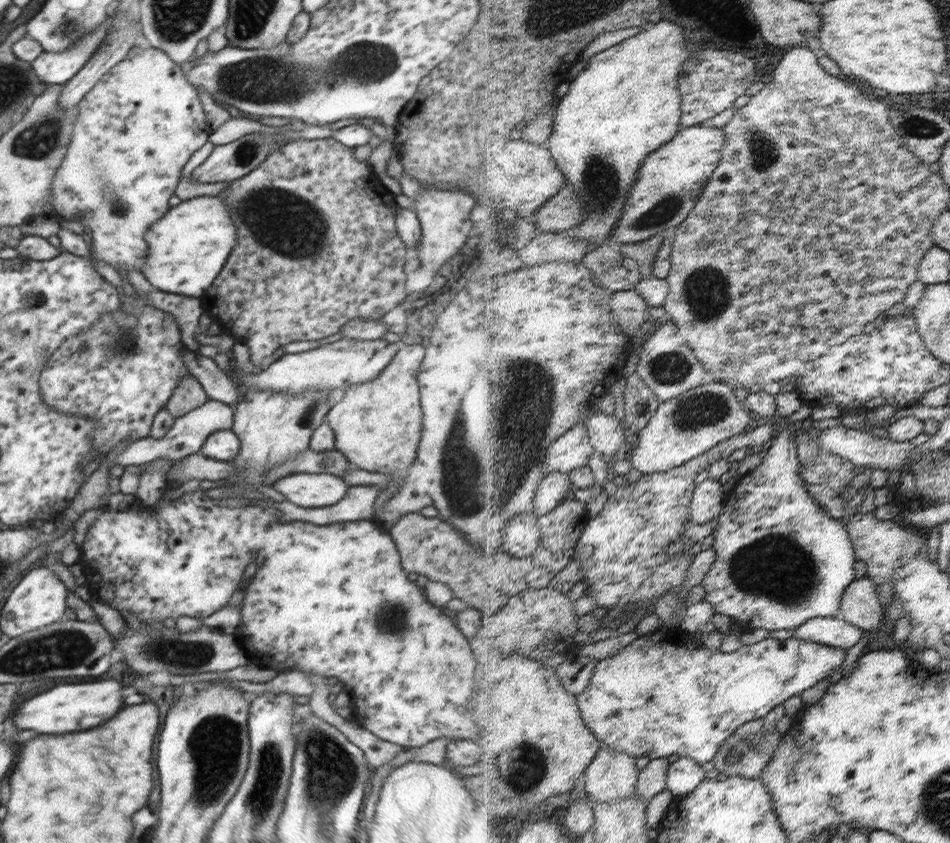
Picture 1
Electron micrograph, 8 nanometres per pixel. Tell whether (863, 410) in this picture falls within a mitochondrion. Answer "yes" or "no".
no

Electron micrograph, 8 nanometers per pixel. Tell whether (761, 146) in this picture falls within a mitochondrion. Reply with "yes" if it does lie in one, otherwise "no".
yes

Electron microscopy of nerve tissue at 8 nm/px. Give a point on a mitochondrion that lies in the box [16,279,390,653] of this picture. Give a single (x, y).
(120, 342)

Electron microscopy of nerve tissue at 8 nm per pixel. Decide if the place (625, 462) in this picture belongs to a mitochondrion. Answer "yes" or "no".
no

